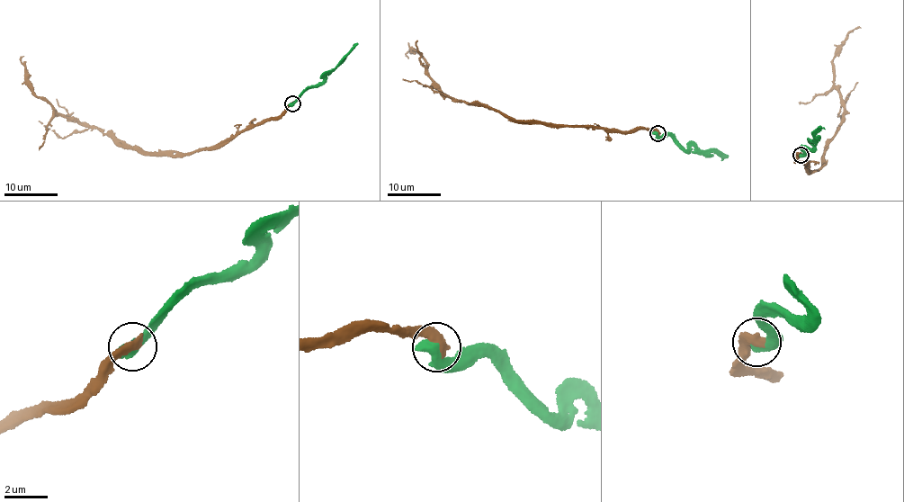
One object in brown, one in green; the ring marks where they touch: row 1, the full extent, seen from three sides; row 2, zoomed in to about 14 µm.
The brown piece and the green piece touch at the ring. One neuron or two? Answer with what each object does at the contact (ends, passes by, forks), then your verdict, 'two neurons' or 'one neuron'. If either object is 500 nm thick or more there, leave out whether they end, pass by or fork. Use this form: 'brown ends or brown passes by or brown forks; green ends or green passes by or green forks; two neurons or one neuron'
one neuron

